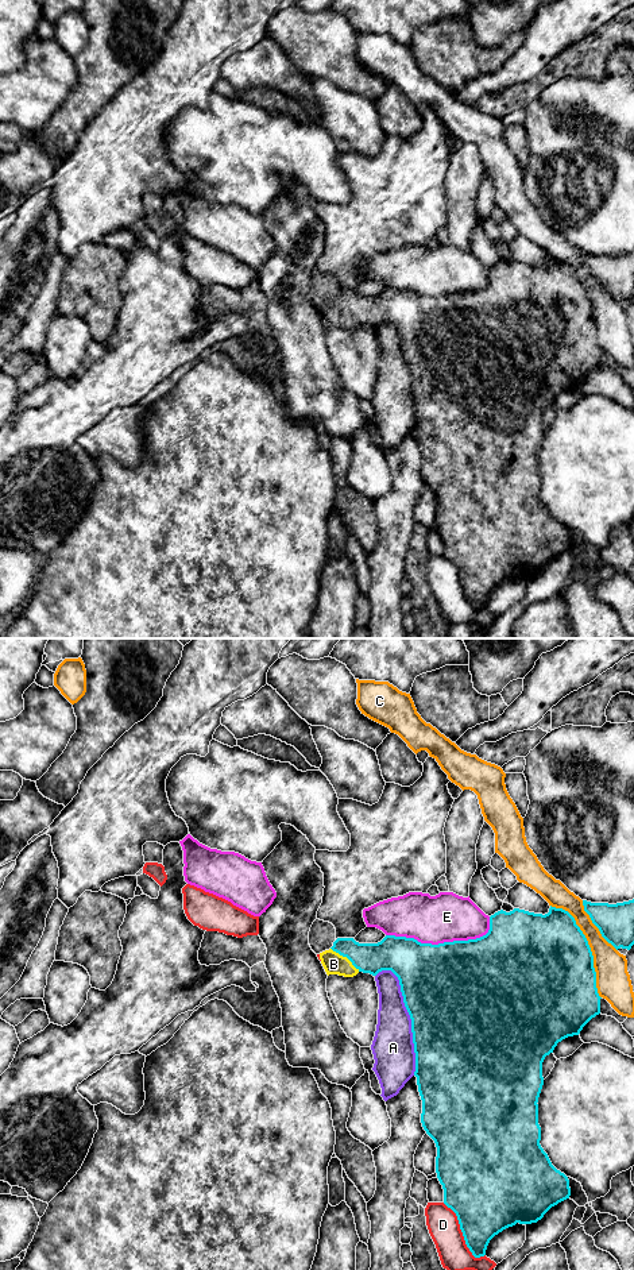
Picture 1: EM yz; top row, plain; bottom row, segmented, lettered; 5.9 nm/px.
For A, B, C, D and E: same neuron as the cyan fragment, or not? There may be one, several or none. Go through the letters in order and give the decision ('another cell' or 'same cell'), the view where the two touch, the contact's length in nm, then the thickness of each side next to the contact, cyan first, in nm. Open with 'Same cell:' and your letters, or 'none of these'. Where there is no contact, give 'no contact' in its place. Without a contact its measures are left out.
Same cell: B
A: another cell; contact in yz; length 650 nm; calibres 500 and 240 nm
B: same cell; contact in yz; length 220 nm; calibres 190 and 130 nm
C: another cell; contact in yz; length 650 nm; calibres 500 and 200 nm
D: another cell; contact in yz; length 400 nm; calibres 400 and 190 nm
E: another cell; contact in yz; length 650 nm; calibres 500 and 300 nm

